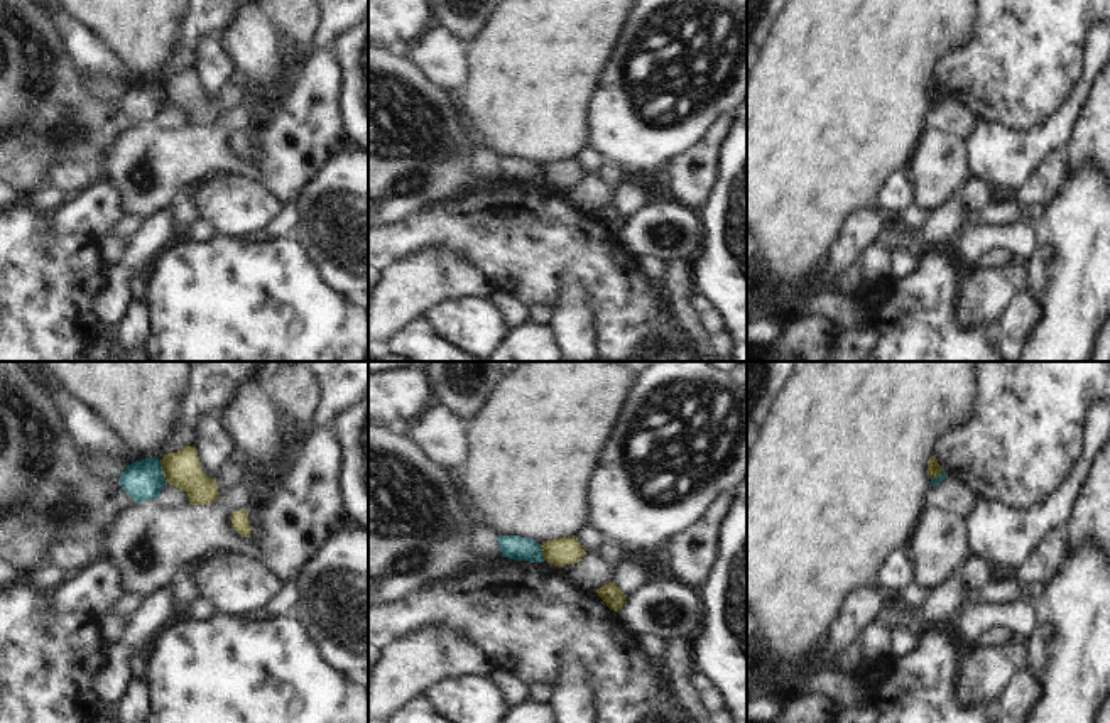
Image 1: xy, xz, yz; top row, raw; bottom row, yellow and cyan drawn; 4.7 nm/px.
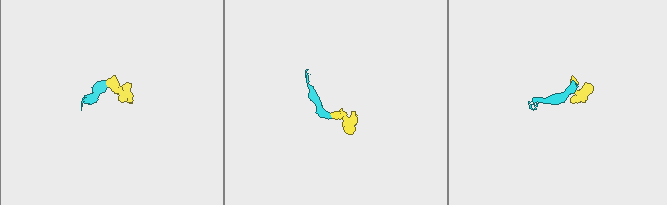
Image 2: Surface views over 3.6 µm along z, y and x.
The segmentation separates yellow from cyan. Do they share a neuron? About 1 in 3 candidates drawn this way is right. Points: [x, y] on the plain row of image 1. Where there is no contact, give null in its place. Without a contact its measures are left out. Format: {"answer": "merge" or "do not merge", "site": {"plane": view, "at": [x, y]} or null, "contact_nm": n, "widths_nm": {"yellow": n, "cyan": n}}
{"answer": "do not merge", "site": {"plane": "xy", "at": [164, 93]}, "contact_nm": 120, "widths_nm": {"yellow": 170, "cyan": 190}}

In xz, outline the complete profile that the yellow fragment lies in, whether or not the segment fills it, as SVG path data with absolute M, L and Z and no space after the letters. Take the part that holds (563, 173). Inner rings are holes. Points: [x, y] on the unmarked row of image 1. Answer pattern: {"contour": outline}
{"contour": "M576 157L546 162L541 169L544 181L558 189L576 186L586 177Z"}

